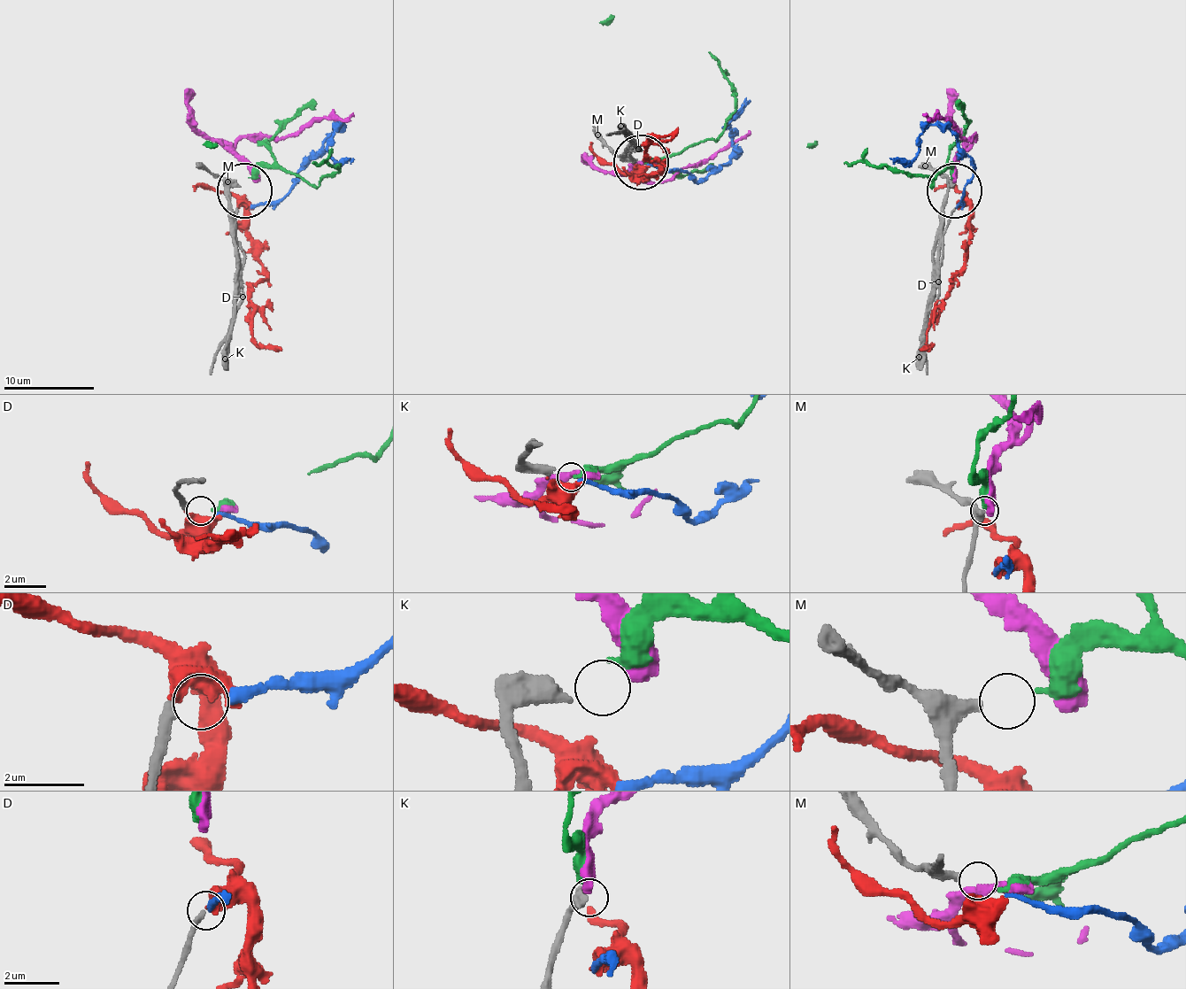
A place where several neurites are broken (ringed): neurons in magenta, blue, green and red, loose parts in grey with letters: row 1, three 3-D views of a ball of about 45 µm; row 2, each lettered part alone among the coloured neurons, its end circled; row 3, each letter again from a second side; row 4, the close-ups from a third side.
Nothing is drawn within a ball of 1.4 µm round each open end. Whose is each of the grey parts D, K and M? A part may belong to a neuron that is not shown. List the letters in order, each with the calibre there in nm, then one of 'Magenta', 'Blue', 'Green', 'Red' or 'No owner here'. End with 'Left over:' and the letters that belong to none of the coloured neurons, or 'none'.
D: Thickness 240 nm. Blue
K: Thickness 380 nm. Magenta
M: Thickness 360 nm. Green
Left over: none

